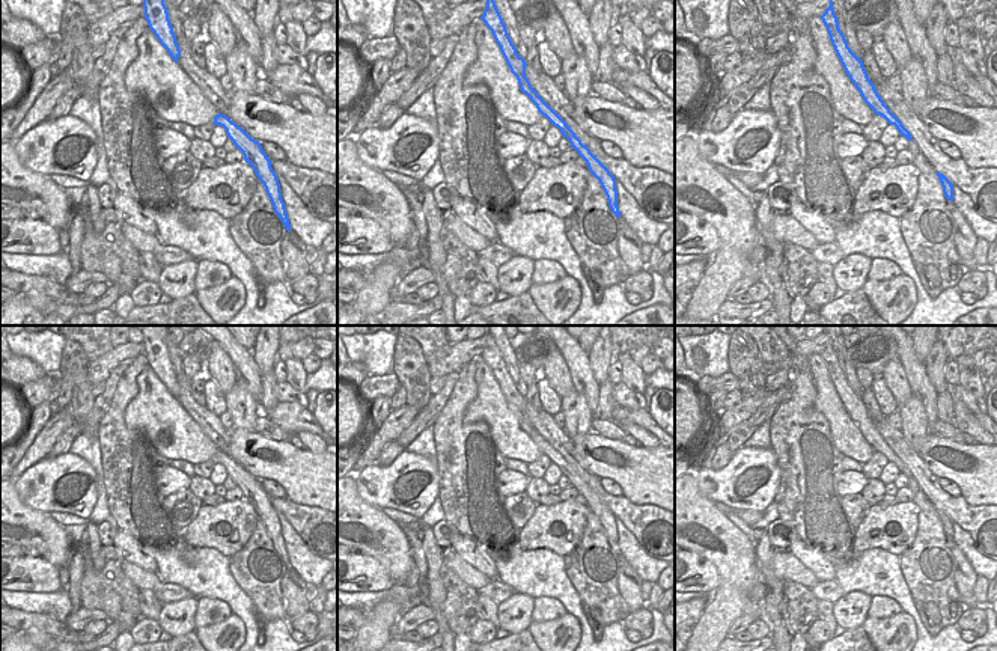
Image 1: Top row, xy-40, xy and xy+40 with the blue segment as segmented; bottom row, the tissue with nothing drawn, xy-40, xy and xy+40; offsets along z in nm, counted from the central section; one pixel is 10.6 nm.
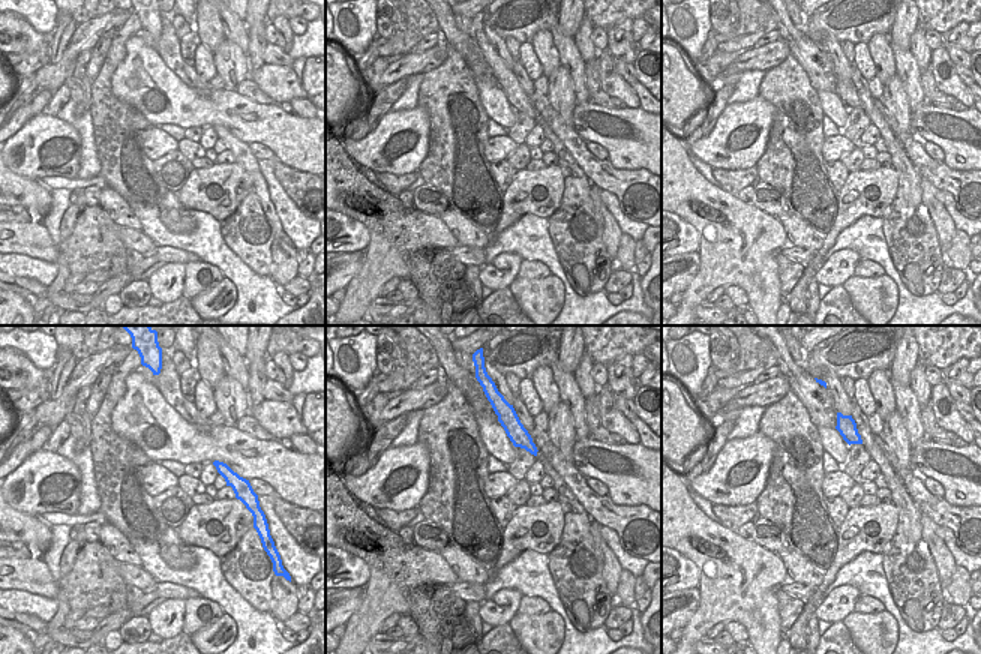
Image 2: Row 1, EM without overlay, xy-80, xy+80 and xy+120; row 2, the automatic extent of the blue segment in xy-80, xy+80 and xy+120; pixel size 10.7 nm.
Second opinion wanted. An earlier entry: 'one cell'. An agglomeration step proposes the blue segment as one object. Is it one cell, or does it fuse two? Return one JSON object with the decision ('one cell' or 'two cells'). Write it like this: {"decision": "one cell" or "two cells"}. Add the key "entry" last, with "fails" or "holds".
{"decision": "one cell", "entry": "holds"}

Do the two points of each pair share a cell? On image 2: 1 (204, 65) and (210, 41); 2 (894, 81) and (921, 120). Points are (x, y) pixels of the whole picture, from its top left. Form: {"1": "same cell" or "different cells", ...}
{"1": "different cells", "2": "different cells"}

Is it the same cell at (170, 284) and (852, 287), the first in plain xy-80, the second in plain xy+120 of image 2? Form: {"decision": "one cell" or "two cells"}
{"decision": "two cells"}

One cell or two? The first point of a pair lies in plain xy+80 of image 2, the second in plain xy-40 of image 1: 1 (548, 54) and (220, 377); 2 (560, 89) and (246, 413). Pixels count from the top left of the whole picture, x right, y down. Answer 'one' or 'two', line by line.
1: one
2: one

